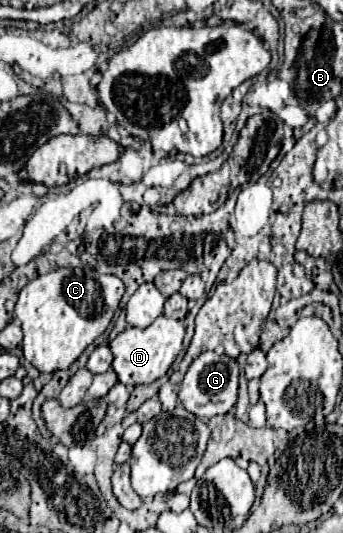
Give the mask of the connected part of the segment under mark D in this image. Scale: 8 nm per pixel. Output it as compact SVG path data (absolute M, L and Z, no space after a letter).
M159 316L151 326L145 330L137 328L125 328L115 340L109 342L109 348L113 352L113 370L117 374L117 380L121 384L151 384L157 378L165 376L165 372L171 368L173 360L183 348L183 336L185 336L185 326L175 320L175 318L165 318Z

